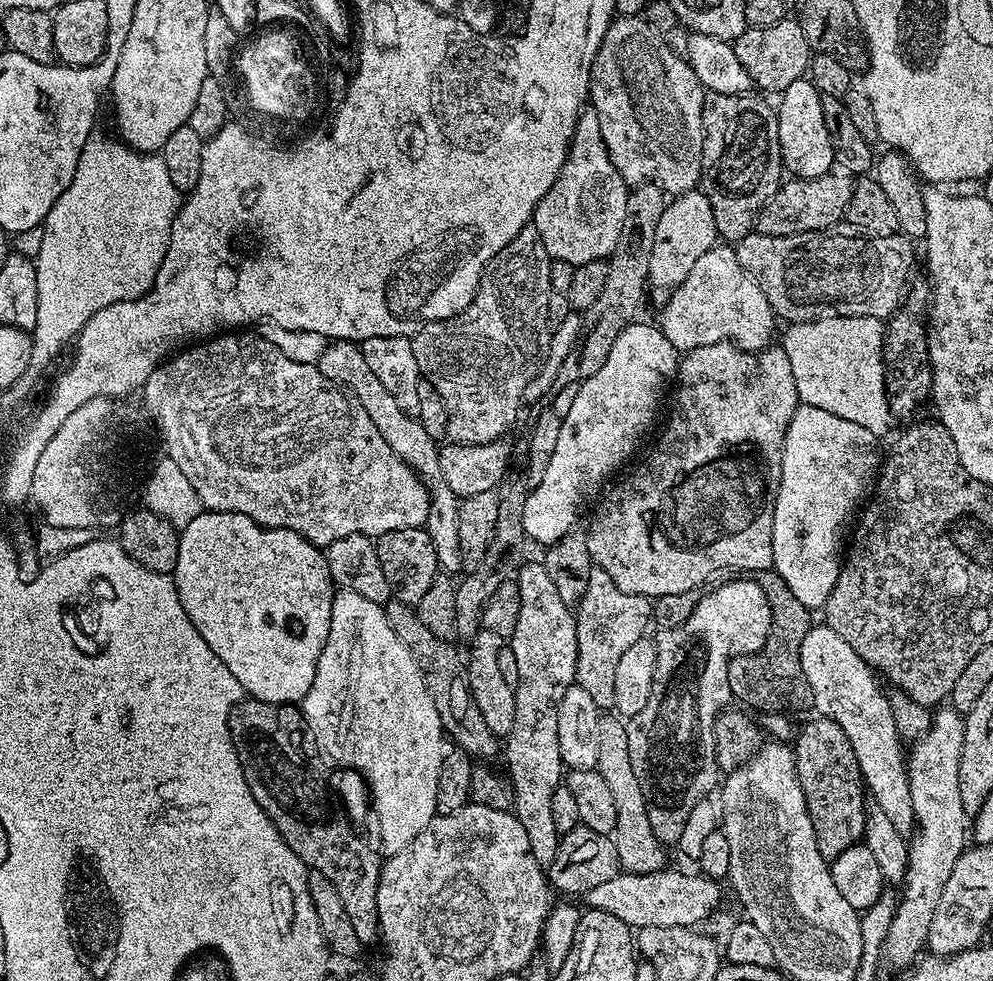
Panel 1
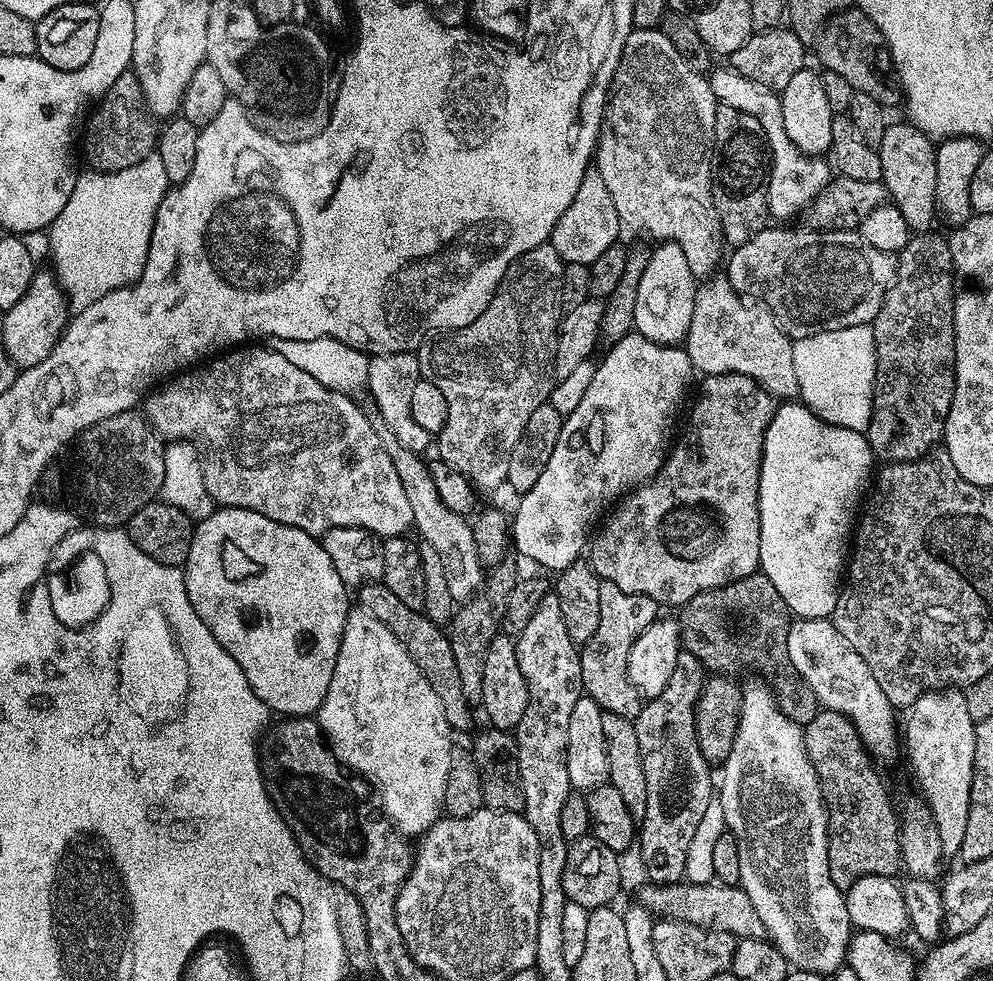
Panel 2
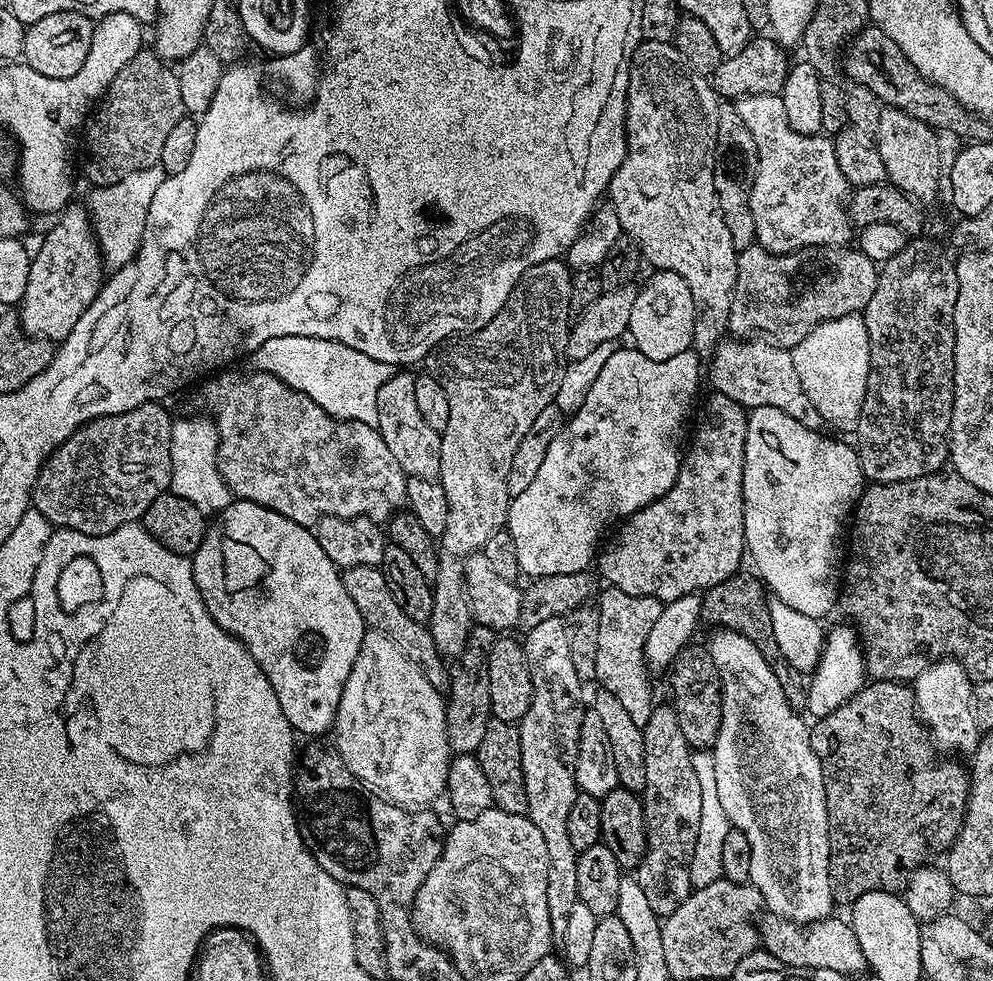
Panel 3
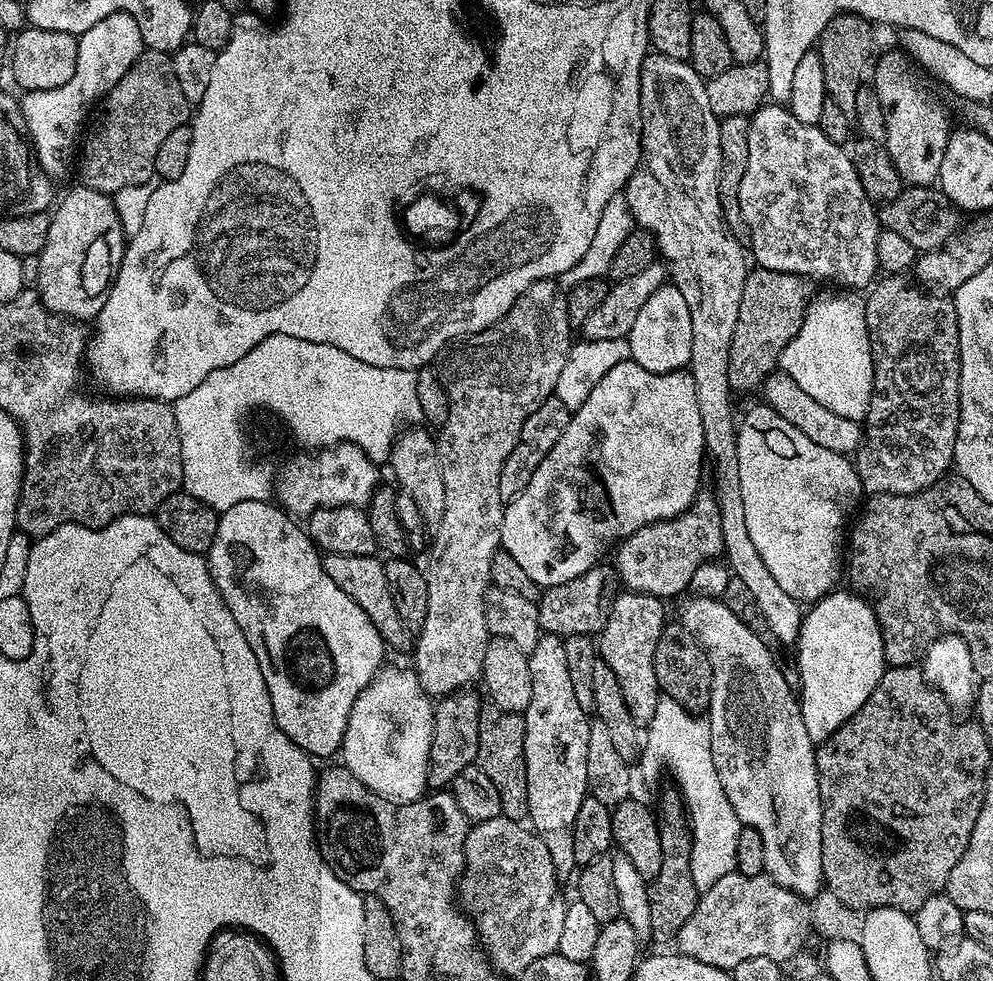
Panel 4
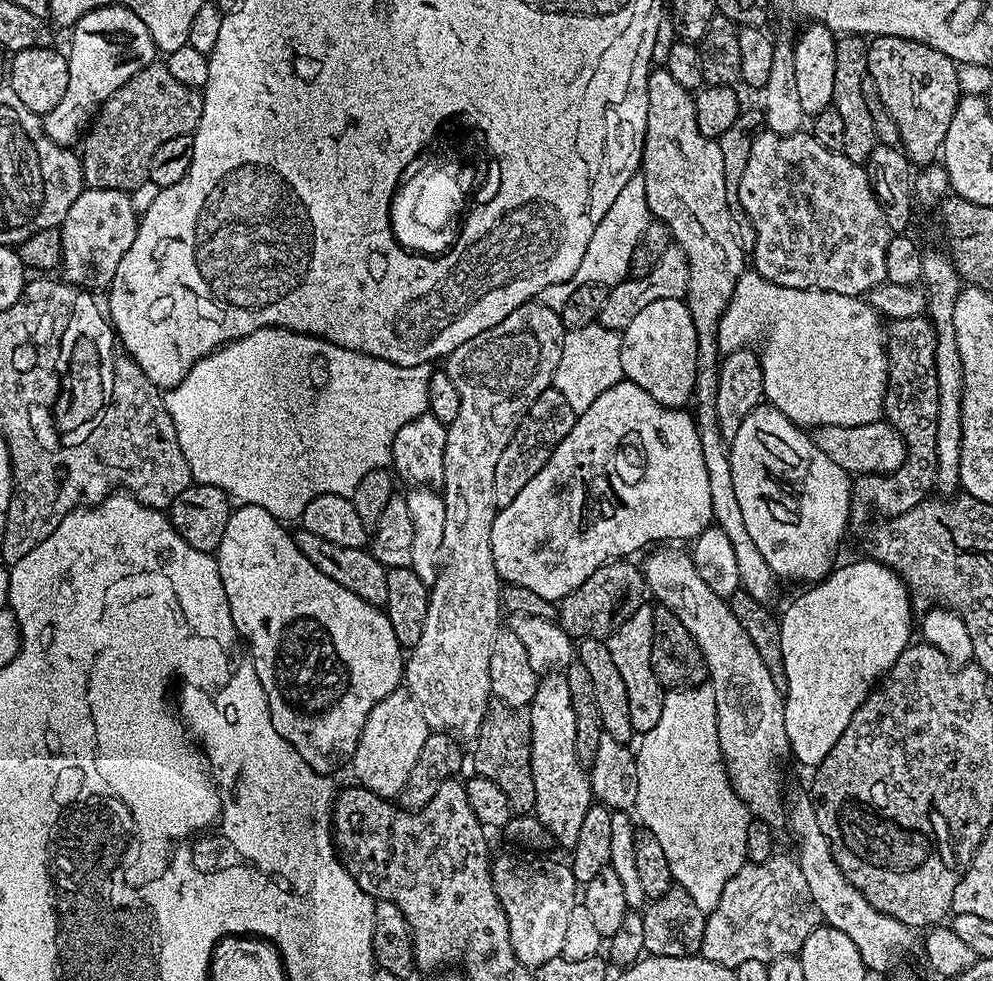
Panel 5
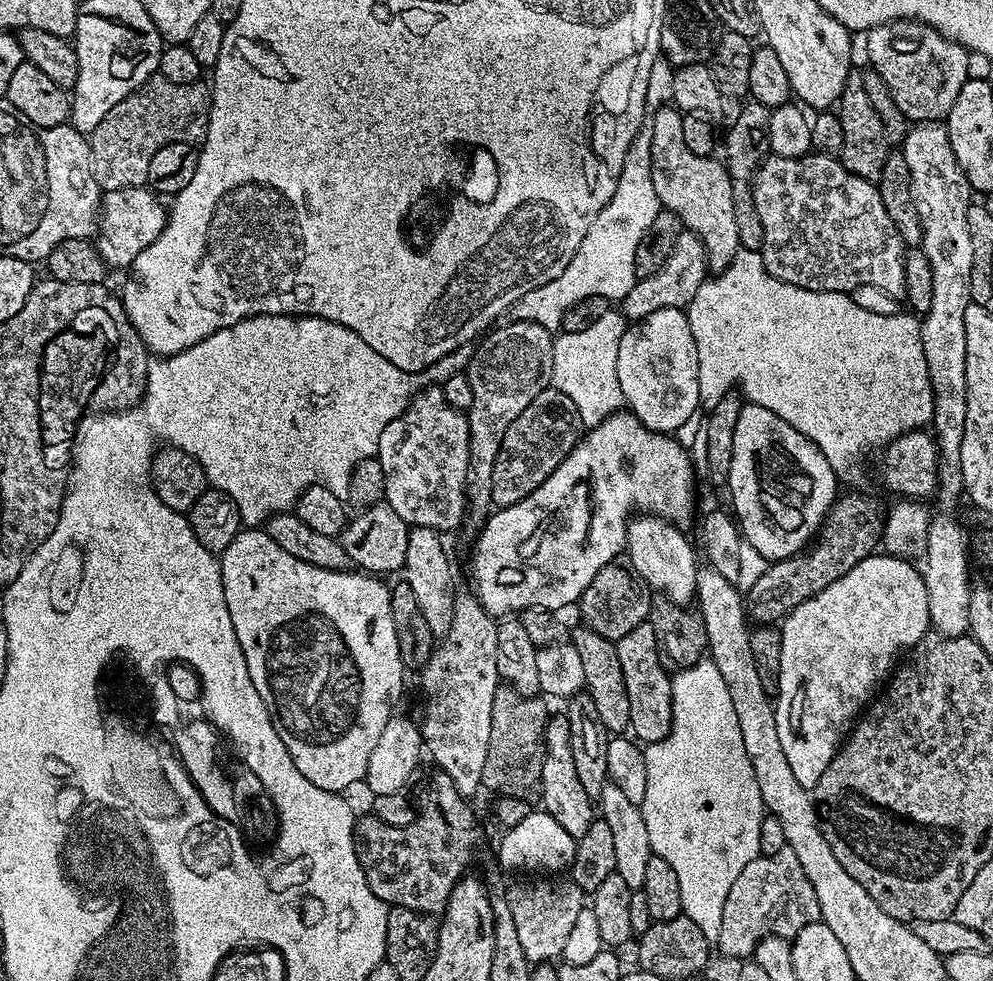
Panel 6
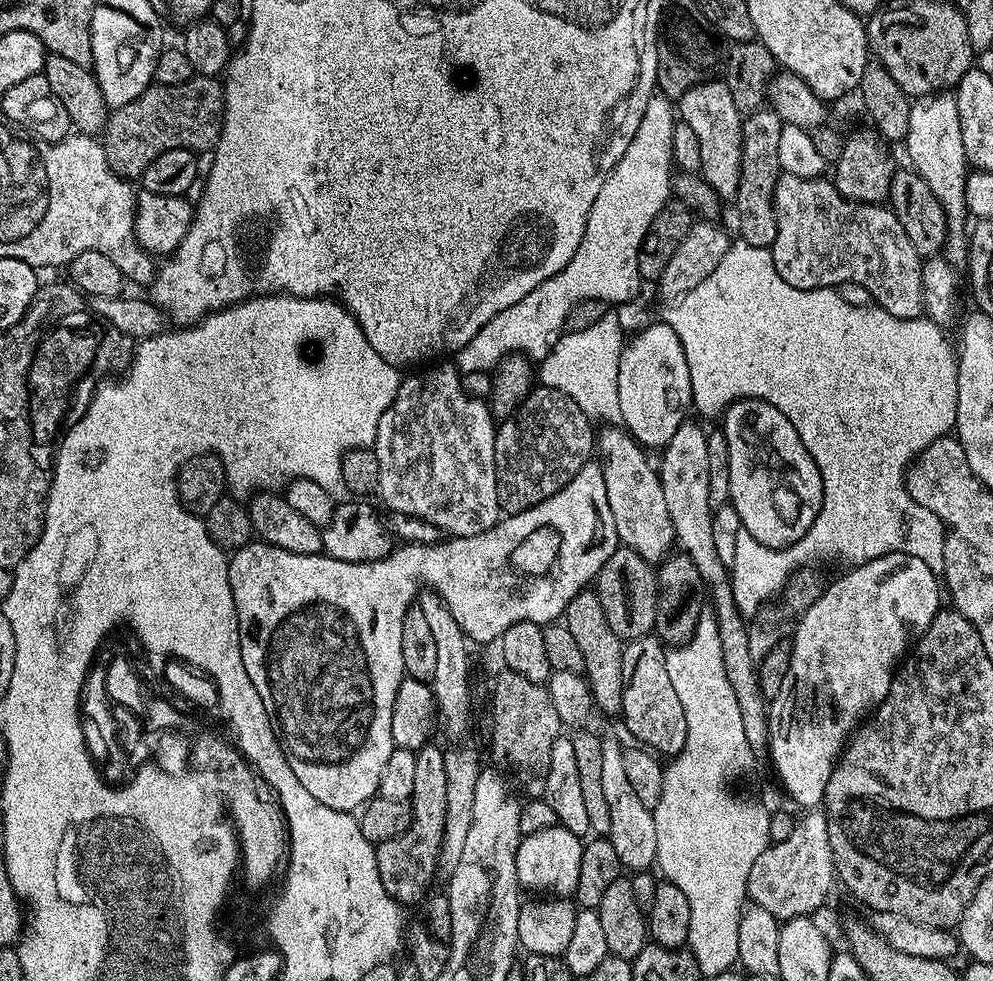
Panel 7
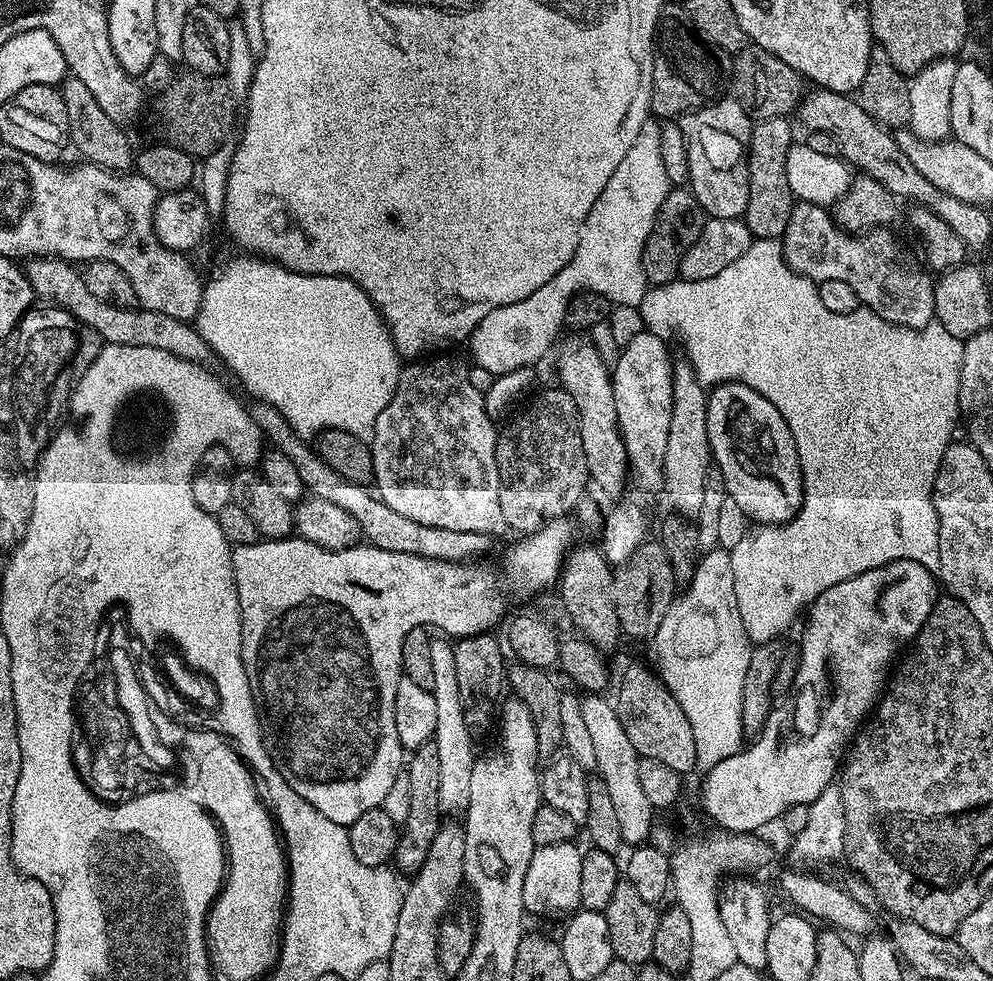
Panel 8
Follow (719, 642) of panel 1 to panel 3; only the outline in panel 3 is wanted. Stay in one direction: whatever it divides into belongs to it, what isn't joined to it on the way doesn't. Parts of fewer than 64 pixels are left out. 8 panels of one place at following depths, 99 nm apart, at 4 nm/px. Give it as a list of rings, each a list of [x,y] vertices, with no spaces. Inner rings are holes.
[[[653,707],[650,722],[644,729],[646,746],[646,786],[642,793],[648,849],[634,870],[634,879],[646,893],[654,914],[669,916],[686,902],[693,892],[690,862],[694,862],[694,846],[698,842],[698,822],[702,822],[702,786],[698,786],[697,761],[688,747],[686,734],[678,726],[676,709]]]

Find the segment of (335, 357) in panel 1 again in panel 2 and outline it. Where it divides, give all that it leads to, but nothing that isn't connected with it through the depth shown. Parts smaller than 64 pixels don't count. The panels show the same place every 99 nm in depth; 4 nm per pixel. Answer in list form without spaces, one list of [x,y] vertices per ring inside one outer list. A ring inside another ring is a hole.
[[[375,406],[369,407],[366,412],[368,421],[384,444],[386,454],[392,460],[394,470],[398,470],[398,478],[402,482],[402,490],[406,490],[406,499],[412,503],[412,522],[415,531],[424,535],[424,544],[433,548],[442,557],[442,567],[446,570],[446,583],[450,590],[453,602],[467,602],[483,589],[486,579],[485,565],[478,558],[478,546],[474,546],[474,534],[471,523],[465,517],[454,514],[440,500],[438,490],[434,486],[431,467],[426,463],[423,455],[406,450],[390,434],[386,422],[380,416]]]

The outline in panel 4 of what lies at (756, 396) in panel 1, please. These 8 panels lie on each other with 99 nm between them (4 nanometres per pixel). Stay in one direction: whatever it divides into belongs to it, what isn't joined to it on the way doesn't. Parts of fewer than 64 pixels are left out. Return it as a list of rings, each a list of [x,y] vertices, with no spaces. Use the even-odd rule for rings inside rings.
[[[701,491],[683,514],[642,525],[634,534],[619,541],[615,552],[614,567],[620,575],[621,585],[627,591],[645,592],[661,598],[676,596],[684,591],[687,593],[694,578],[694,570],[724,555],[722,514],[718,514],[716,497],[711,491]]]

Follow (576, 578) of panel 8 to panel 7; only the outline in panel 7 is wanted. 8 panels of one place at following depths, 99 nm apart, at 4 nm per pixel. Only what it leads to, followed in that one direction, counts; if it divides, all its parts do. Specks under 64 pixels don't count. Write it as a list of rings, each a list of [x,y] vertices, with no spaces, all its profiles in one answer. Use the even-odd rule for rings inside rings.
[[[594,590],[579,592],[566,606],[562,623],[570,630],[570,634],[574,634],[578,650],[582,650],[582,675],[588,682],[595,711],[619,717],[622,713],[622,650],[625,641],[618,634],[614,634],[614,630],[610,630],[610,622],[606,622],[606,614],[602,610],[598,594]]]

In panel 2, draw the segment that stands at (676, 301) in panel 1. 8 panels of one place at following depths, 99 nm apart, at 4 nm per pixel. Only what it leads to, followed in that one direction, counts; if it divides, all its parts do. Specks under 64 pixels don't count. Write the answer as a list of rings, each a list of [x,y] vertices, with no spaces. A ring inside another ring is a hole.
[[[716,274],[705,279],[697,287],[696,301],[694,302],[694,316],[690,318],[690,326],[686,337],[686,351],[693,369],[704,376],[717,376],[723,372],[737,372],[748,376],[753,382],[781,401],[788,402],[799,397],[800,376],[794,374],[793,341],[789,339],[783,328],[776,323],[775,316],[763,306],[747,308],[739,292],[732,289],[727,275]]]

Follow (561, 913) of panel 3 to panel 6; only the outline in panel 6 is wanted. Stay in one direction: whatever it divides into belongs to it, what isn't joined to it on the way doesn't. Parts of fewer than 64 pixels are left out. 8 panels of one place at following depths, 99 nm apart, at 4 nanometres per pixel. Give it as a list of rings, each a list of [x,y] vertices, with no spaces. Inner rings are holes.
[[[553,715],[544,728],[544,761],[542,762],[542,808],[578,841],[594,818],[594,800],[582,790],[582,782],[574,771],[574,754],[570,754],[570,726],[567,715]]]

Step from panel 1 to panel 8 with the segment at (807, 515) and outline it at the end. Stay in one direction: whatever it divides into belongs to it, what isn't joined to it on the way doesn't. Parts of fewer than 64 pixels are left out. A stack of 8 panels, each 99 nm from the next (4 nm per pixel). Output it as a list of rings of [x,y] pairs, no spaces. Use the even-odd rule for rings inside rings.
[[[730,382],[715,385],[708,392],[706,434],[710,438],[710,450],[715,467],[722,470],[728,499],[742,506],[749,521],[756,523],[757,520],[760,524],[783,526],[798,515],[800,507],[804,505],[806,495],[804,473],[800,470],[800,455],[794,446],[790,426],[786,426],[786,418],[778,414],[774,402],[762,398],[762,394],[754,390],[751,384]]]

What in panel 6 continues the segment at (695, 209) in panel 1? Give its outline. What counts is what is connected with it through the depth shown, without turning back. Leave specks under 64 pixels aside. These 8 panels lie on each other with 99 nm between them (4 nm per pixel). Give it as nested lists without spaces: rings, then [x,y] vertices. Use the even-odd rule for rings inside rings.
[[[683,308],[654,310],[646,318],[629,323],[618,346],[617,372],[623,403],[627,411],[637,416],[650,430],[679,433],[679,428],[696,412],[702,400],[698,390],[698,346],[694,346],[695,334],[690,330],[687,311]]]

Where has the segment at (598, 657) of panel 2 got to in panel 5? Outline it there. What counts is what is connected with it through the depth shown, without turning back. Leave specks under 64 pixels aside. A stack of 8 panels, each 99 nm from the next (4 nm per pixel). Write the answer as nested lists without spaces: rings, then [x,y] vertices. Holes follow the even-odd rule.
[[[642,606],[624,618],[606,641],[610,655],[622,674],[622,682],[626,686],[626,694],[630,701],[630,726],[633,733],[643,734],[658,726],[658,718],[662,718],[662,702],[665,688],[654,678],[654,670],[650,662],[650,650],[654,646],[654,618],[652,608]]]

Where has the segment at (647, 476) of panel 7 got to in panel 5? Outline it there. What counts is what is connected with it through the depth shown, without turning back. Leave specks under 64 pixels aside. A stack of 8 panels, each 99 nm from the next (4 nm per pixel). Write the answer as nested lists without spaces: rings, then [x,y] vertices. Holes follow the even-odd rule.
[[[664,546],[661,552],[652,553],[642,564],[644,574],[644,582],[649,593],[656,595],[655,603],[661,608],[670,610],[674,614],[674,618],[678,618],[678,622],[682,622],[682,626],[686,626],[686,630],[694,638],[694,642],[698,642],[698,646],[704,655],[704,661],[708,667],[708,680],[714,694],[714,702],[716,703],[716,713],[718,714],[718,742],[720,743],[720,752],[724,756],[724,768],[728,771],[728,781],[732,784],[732,789],[738,794],[738,798],[742,798],[744,805],[748,807],[749,813],[757,820],[764,820],[772,827],[773,830],[783,829],[786,824],[786,800],[784,804],[784,755],[787,757],[790,752],[788,745],[788,727],[786,726],[786,718],[784,717],[784,692],[776,685],[774,678],[768,669],[768,662],[762,658],[762,654],[758,654],[758,650],[754,646],[754,642],[750,638],[750,634],[746,634],[746,630],[742,630],[742,622],[738,622],[738,618],[732,613],[732,605],[727,599],[718,594],[714,594],[714,590],[710,590],[710,586],[706,586],[706,582],[702,582],[702,577],[698,575],[698,570],[694,570],[694,562],[691,555],[687,551],[678,552],[672,546]]]

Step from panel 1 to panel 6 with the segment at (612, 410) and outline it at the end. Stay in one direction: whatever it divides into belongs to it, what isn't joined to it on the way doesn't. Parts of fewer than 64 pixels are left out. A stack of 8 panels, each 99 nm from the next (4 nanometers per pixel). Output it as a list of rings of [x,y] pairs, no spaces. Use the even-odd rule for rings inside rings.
[[[619,410],[606,417],[596,427],[589,427],[574,446],[574,450],[570,450],[568,457],[557,466],[554,474],[550,474],[550,478],[546,478],[546,482],[542,482],[542,486],[538,486],[538,490],[534,490],[526,498],[522,498],[522,502],[518,502],[514,506],[496,508],[485,519],[479,529],[480,537],[477,538],[476,545],[472,548],[472,584],[476,587],[474,595],[480,601],[480,605],[494,618],[508,618],[513,614],[524,612],[527,608],[561,610],[560,608],[566,607],[567,604],[575,605],[586,590],[586,586],[590,586],[590,582],[594,582],[594,574],[598,574],[598,570],[602,570],[602,566],[613,563],[619,557],[616,556],[619,552],[621,555],[625,551],[630,519],[628,511],[631,508],[640,508],[636,510],[644,514],[661,516],[674,525],[684,526],[684,523],[692,516],[692,460],[688,457],[687,450],[676,439],[675,435],[667,432],[650,430],[637,416],[627,410]]]

